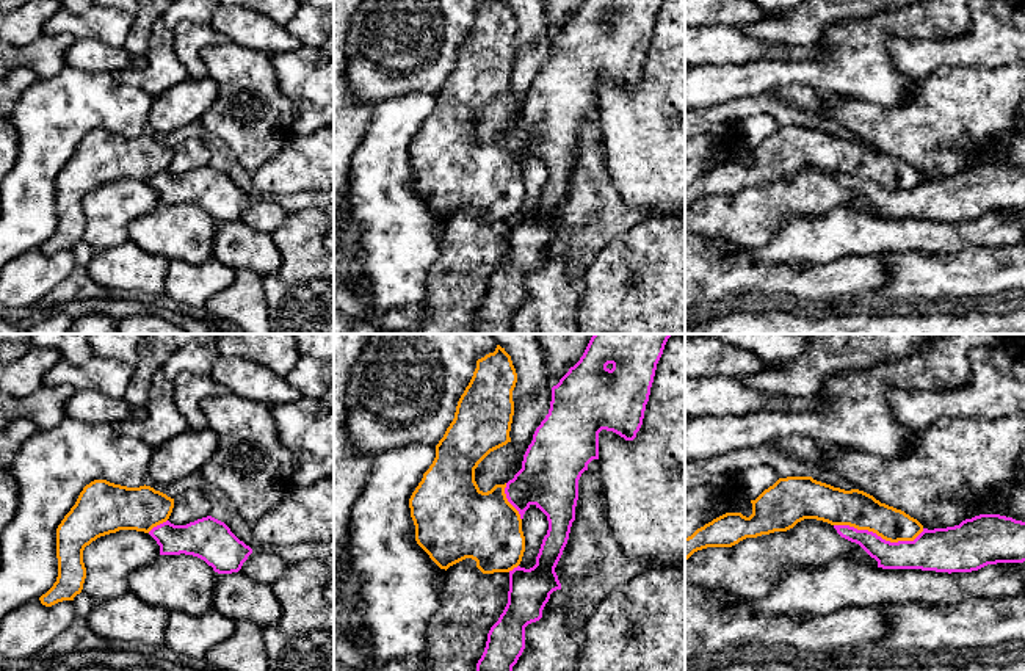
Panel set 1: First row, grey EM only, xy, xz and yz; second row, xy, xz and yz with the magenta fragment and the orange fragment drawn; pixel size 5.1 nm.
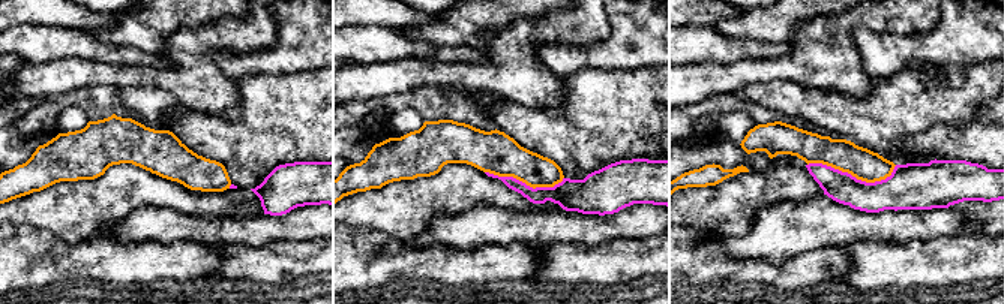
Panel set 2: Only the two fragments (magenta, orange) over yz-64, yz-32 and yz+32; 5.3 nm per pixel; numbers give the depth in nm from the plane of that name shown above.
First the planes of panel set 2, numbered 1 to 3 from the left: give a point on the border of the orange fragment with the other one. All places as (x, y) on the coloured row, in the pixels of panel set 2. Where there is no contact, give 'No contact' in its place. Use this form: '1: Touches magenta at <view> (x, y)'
1: Touches magenta at yz-64 (230, 186)
2: Touches magenta at yz-32 (524, 183)
3: Touches magenta at yz+32 (854, 177)

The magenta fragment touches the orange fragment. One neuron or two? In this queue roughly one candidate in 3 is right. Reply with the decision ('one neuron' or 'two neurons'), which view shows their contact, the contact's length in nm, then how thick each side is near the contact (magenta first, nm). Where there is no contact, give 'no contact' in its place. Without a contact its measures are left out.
two neurons | yz | 460 nm | 180/190 nm

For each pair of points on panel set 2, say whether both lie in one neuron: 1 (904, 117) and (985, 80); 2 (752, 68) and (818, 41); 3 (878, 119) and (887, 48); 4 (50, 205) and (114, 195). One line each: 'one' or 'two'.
1: one
2: one
3: two
4: one

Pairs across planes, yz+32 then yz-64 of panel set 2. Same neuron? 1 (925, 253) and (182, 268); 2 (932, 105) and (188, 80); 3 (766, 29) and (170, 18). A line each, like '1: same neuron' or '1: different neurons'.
1: different neurons
2: different neurons
3: same neuron

